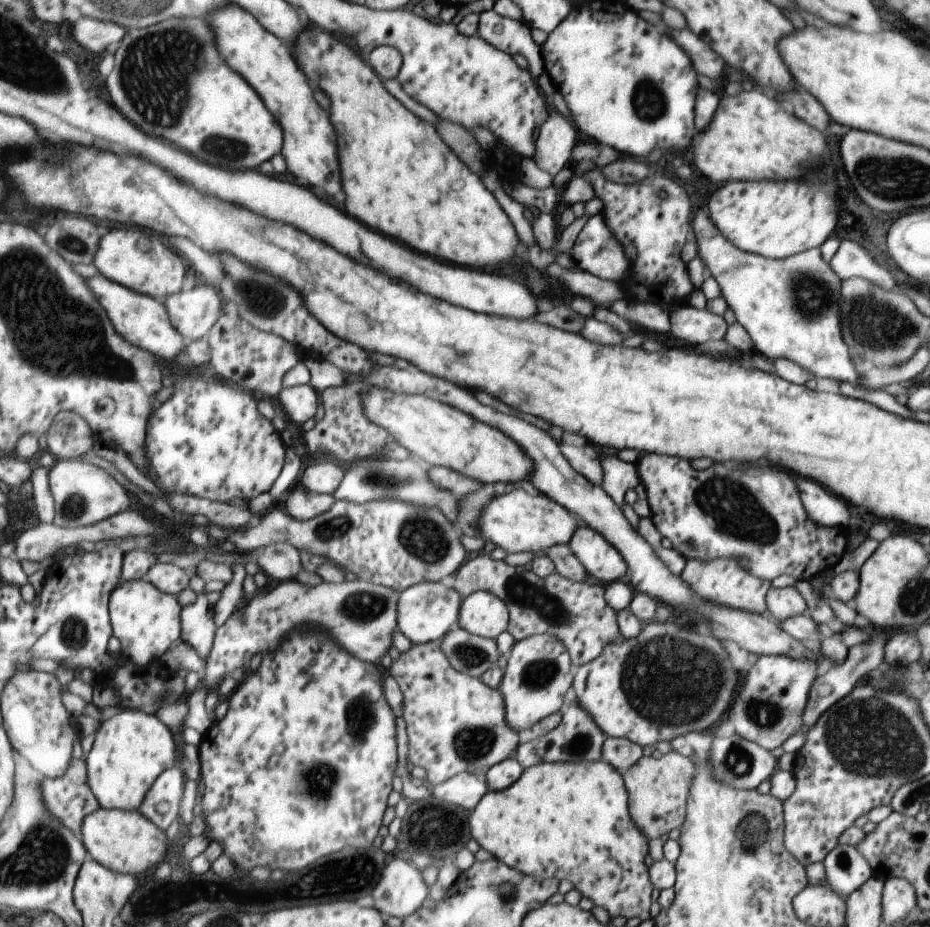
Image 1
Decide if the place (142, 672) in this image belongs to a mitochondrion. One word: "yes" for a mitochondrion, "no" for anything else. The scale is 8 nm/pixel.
no

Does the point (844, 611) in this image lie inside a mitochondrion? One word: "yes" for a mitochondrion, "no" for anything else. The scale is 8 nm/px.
no

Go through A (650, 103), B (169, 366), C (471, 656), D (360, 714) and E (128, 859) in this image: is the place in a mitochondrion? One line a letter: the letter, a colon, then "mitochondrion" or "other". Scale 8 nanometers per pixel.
A: mitochondrion
B: other
C: mitochondrion
D: mitochondrion
E: other

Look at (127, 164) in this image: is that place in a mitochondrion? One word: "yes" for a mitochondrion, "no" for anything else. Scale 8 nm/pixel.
no

